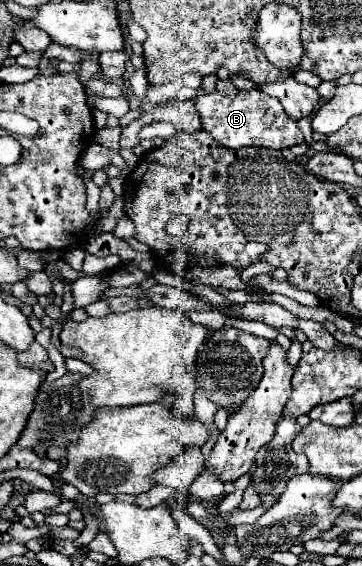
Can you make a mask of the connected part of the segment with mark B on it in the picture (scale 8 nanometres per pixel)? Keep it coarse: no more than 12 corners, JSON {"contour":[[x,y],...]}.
{"contour":[[259,90],[191,98],[225,148],[305,142],[277,98]]}

